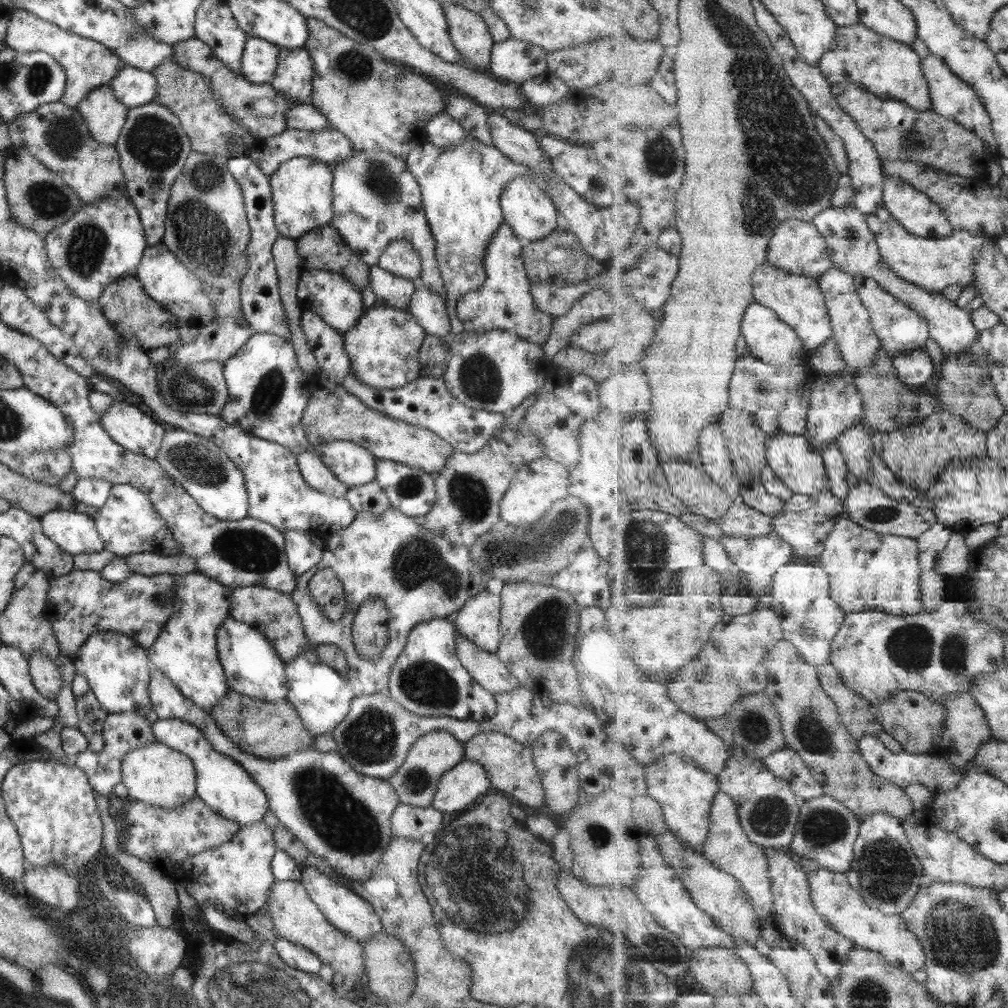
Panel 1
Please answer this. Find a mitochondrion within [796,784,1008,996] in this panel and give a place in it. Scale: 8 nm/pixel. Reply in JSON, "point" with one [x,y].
{"point":[960,941]}

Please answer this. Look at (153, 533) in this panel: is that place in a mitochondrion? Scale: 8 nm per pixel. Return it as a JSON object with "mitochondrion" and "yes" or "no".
{"mitochondrion":"no"}

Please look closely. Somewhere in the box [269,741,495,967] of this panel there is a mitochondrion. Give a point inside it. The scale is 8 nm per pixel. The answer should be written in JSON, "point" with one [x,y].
{"point":[340,820]}

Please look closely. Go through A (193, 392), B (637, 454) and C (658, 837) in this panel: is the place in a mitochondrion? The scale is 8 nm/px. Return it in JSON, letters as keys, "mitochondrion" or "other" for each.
{"A":"mitochondrion","B":"other","C":"other"}

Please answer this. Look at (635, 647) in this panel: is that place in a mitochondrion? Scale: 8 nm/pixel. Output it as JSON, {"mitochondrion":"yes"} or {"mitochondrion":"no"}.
{"mitochondrion":"no"}

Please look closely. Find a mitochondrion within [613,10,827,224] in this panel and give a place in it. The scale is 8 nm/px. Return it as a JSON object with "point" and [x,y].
{"point":[660,156]}

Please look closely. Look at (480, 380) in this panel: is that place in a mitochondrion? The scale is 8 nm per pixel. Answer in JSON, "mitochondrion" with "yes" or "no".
{"mitochondrion":"yes"}

